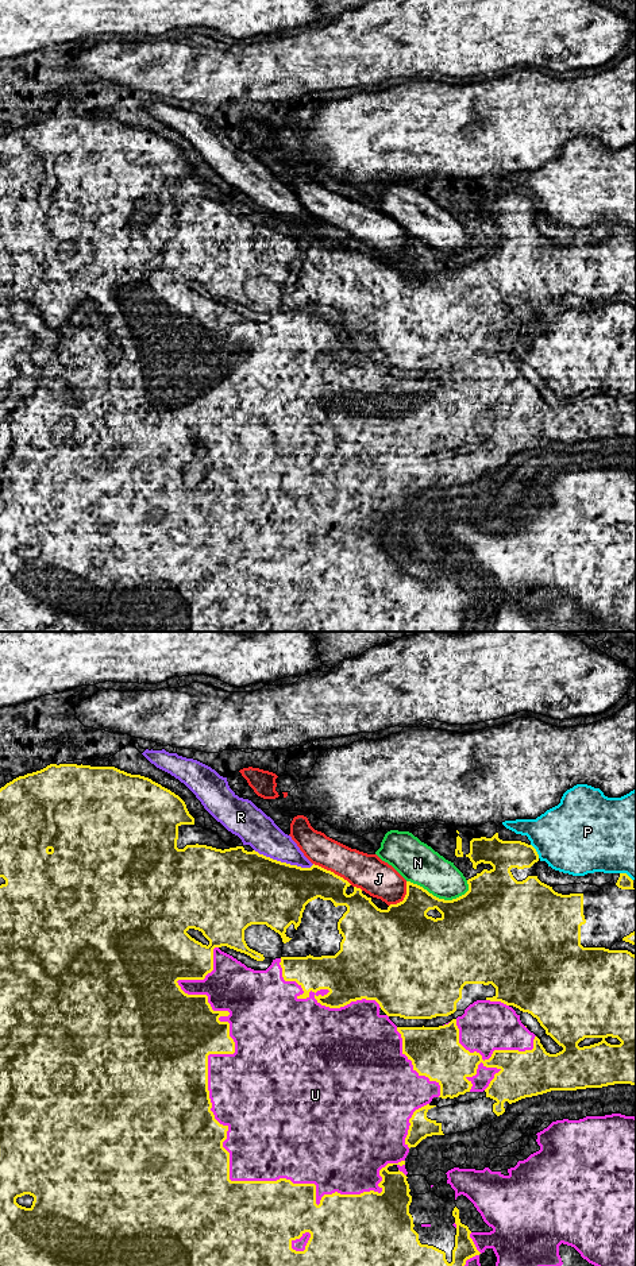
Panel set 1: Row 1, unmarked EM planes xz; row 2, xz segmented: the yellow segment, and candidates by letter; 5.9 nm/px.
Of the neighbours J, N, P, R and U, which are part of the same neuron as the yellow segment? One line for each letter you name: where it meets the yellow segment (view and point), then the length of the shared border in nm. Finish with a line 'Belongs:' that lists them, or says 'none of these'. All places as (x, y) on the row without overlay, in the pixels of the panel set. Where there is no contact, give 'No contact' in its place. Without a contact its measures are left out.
Belongs: none of these

